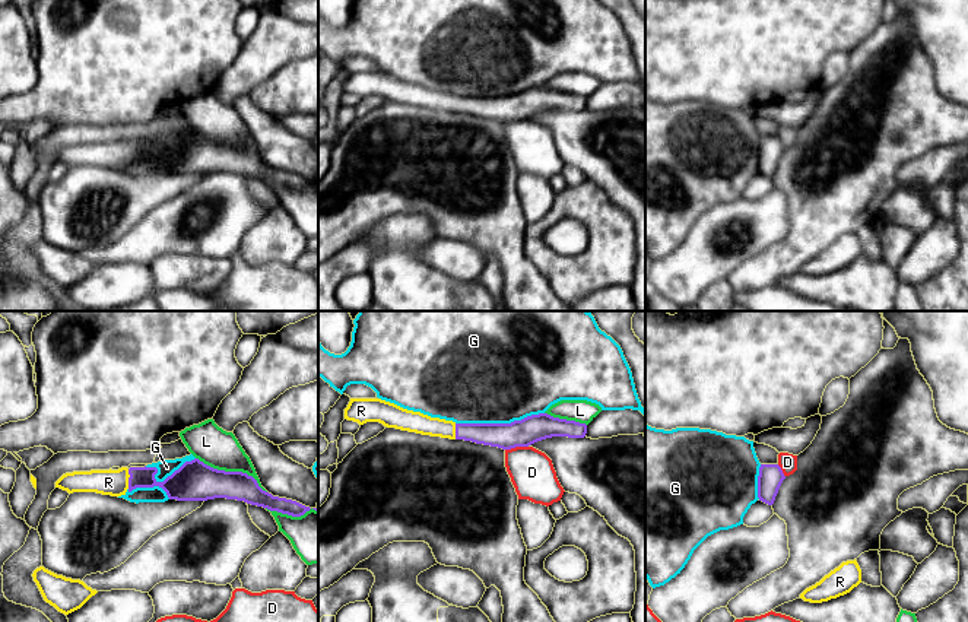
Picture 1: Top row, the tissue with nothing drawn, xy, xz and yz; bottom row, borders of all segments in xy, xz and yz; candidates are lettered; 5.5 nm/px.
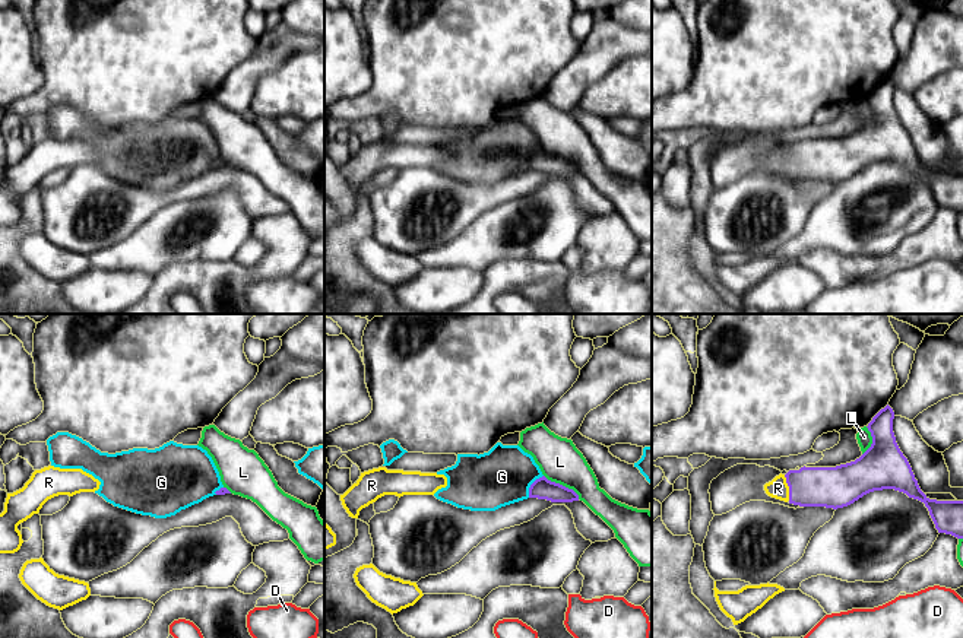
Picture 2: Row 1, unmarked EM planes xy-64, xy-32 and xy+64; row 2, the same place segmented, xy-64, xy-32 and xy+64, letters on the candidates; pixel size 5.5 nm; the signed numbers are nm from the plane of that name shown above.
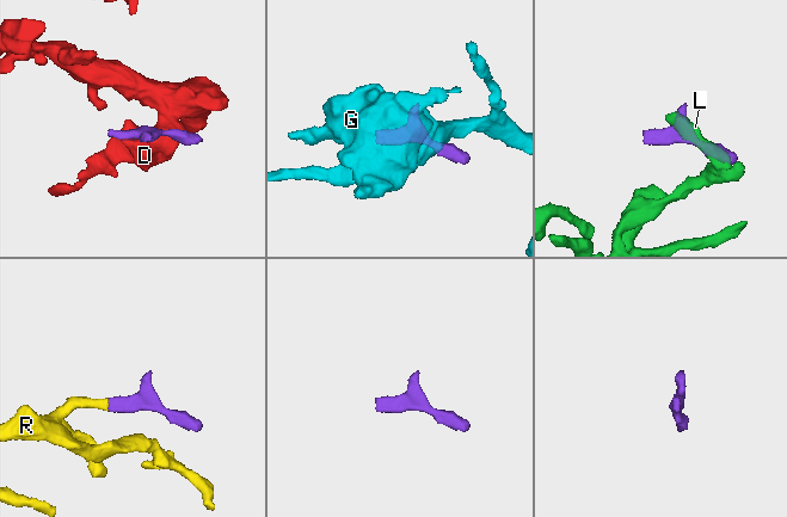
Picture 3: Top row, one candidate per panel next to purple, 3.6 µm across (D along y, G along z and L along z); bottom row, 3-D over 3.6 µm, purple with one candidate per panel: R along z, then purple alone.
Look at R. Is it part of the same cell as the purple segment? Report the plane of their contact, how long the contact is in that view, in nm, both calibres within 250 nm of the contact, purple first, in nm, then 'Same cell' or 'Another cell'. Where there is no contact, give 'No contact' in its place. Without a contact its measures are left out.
Touches purple in xy. Shared border 110 nm. Thickness 110 nm (purple) against 140 nm. Same cell

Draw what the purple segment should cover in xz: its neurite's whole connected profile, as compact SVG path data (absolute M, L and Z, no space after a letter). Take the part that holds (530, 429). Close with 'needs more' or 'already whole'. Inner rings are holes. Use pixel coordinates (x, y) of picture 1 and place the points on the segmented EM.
M350 399L345 419L364 425L380 422L387 428L511 450L529 447L552 437L584 438L587 425L553 418L548 413L527 416L511 423L456 423L403 409L381 399Z; needs more

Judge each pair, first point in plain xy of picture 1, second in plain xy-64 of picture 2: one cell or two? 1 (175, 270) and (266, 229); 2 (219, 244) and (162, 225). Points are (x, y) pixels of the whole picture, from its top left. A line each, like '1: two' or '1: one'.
1: one
2: one

